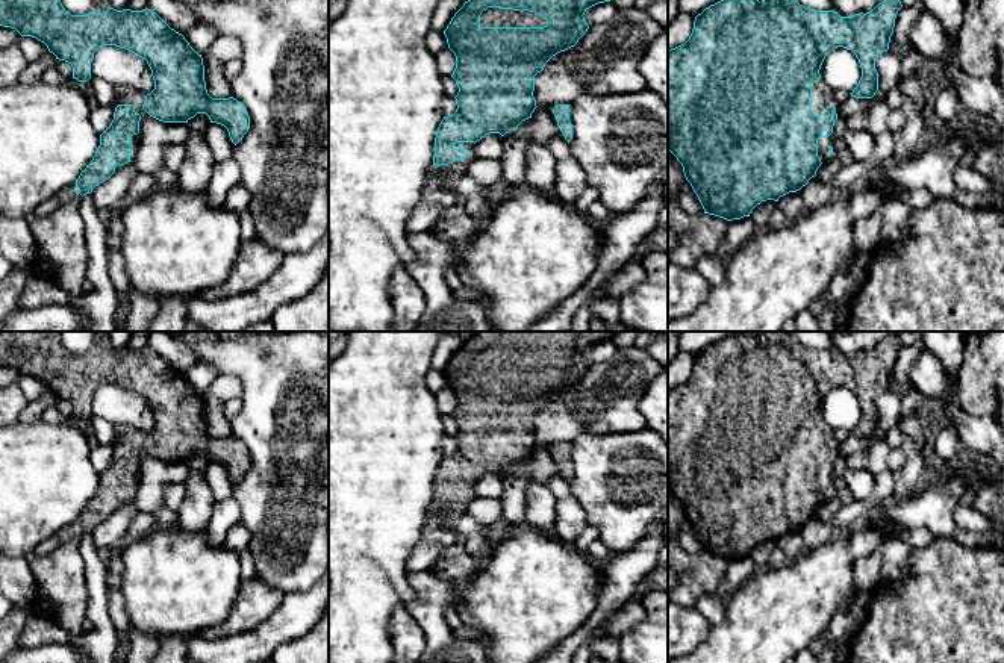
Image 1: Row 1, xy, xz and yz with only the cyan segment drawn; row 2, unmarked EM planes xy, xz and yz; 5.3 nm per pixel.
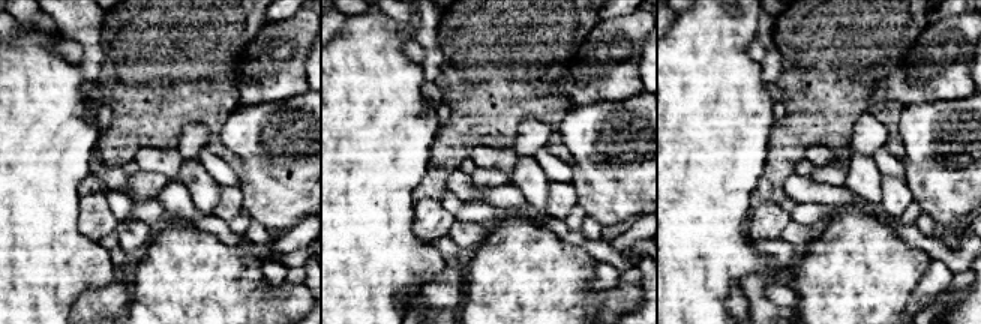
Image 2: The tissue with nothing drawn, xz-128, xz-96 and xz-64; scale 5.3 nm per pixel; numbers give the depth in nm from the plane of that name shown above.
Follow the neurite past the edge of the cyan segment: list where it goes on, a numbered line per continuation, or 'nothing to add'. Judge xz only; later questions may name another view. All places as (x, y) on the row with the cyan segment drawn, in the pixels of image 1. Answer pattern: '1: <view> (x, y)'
1: xz (492, 17)
2: xz (439, 192)

